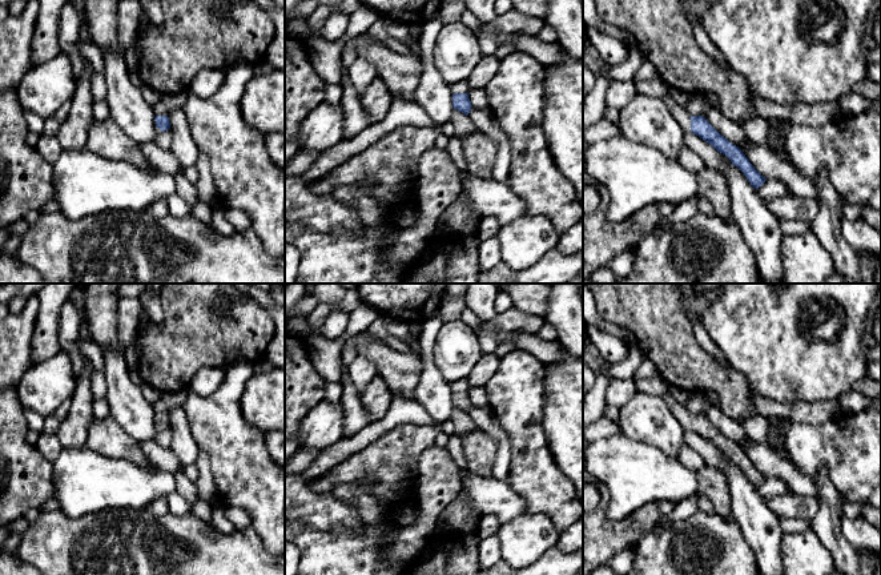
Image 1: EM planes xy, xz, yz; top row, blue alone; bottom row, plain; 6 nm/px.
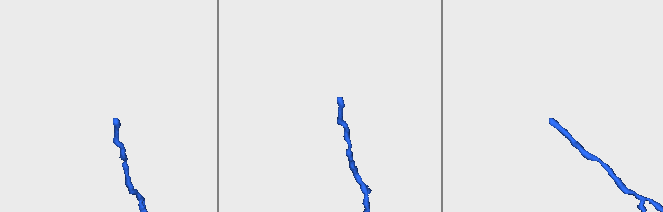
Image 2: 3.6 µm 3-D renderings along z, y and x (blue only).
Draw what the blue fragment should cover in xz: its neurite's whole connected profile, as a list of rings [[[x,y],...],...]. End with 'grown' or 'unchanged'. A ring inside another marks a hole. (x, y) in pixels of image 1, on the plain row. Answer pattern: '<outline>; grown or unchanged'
[[[462,378],[451,383],[454,407],[467,414],[472,405],[468,397],[468,389],[470,389],[470,385],[467,382],[467,378]]]; grown

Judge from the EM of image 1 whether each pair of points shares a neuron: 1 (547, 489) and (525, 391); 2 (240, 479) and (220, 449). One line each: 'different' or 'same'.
1: same
2: same

